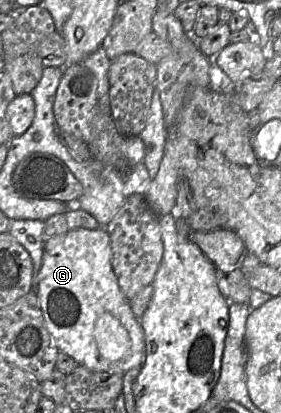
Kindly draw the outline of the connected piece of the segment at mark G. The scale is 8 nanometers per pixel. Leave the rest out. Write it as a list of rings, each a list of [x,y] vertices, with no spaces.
[[[68,227],[65,233],[50,237],[45,242],[36,291],[46,328],[59,352],[67,354],[88,369],[125,374],[143,365],[145,338],[140,320],[134,316],[130,302],[119,287],[111,257],[110,238],[105,227]]]

